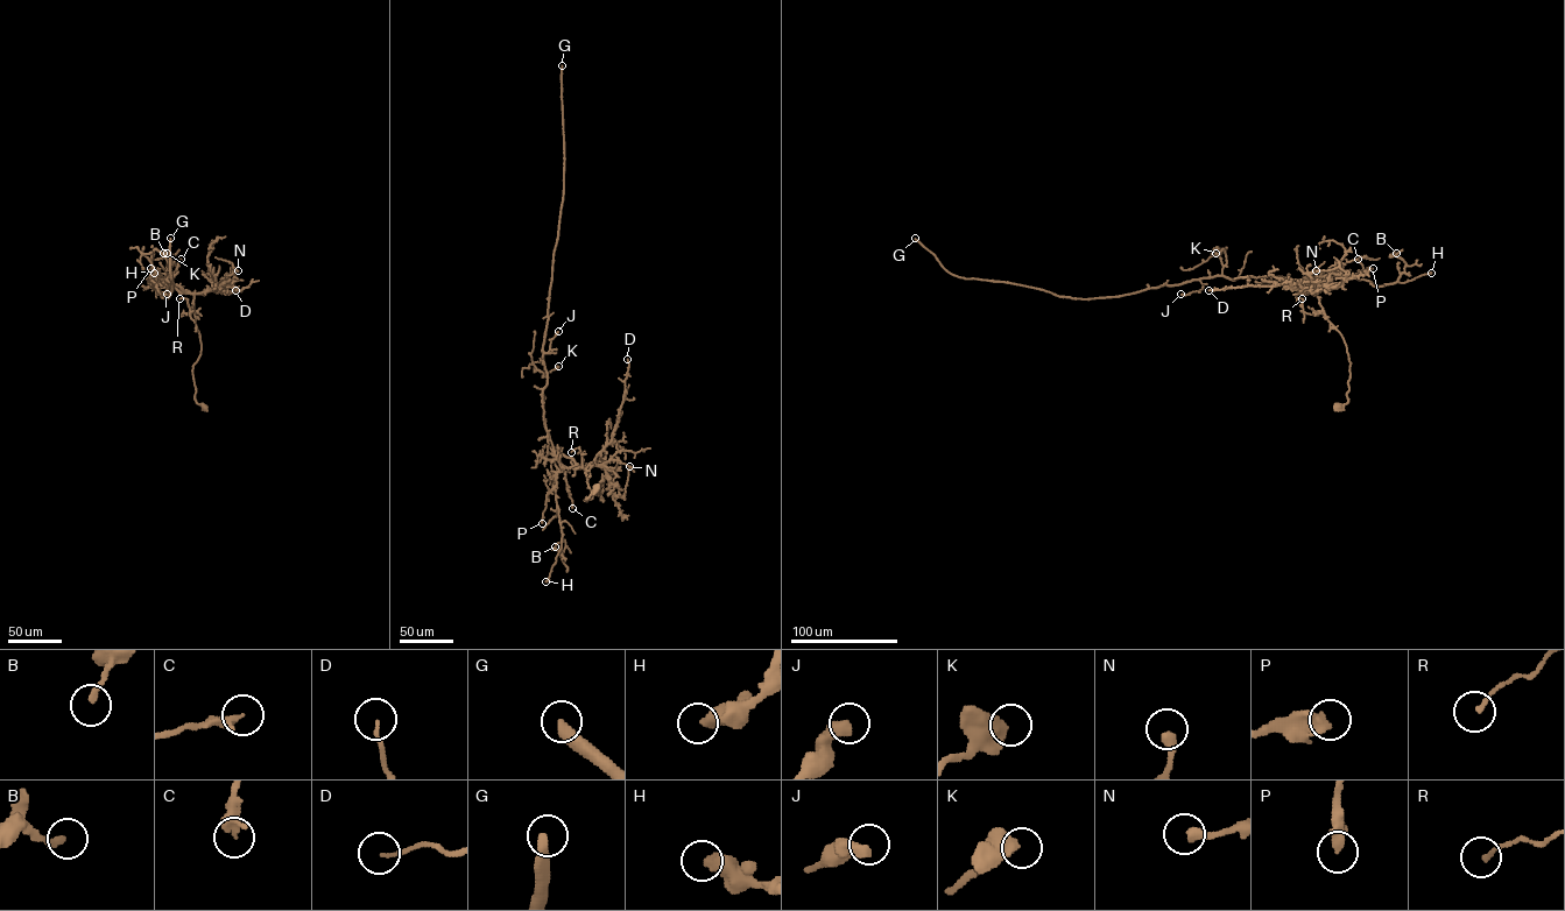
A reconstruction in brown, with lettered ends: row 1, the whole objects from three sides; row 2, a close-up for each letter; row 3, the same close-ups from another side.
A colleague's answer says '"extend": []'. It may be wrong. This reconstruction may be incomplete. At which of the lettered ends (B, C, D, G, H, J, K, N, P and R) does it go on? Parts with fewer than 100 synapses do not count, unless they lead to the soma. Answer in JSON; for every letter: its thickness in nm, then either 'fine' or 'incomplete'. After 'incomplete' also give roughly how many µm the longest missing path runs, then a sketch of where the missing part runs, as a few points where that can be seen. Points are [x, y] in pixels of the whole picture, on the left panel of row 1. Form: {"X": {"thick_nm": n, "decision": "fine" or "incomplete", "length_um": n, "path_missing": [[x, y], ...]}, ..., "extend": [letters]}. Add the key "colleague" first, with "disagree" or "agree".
{"colleague": "disagree", "B": {"thick_nm": 240, "decision": "fine"}, "C": {"thick_nm": 300, "decision": "fine"}, "D": {"thick_nm": 120, "decision": "fine"}, "G": {"thick_nm": 400, "decision": "incomplete", "length_um": 150, "path_missing": [[170, 238], [170, 190], [162, 175], [122, 142]]}, "H": {"thick_nm": 480, "decision": "fine"}, "J": {"thick_nm": 480, "decision": "fine"}, "K": {"thick_nm": 650, "decision": "fine"}, "N": {"thick_nm": 340, "decision": "fine"}, "P": {"thick_nm": 320, "decision": "fine"}, "R": {"thick_nm": 160, "decision": "fine"}, "extend": ["G"]}

